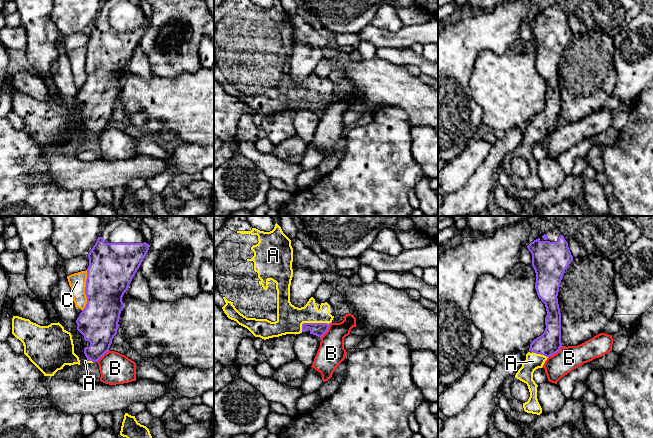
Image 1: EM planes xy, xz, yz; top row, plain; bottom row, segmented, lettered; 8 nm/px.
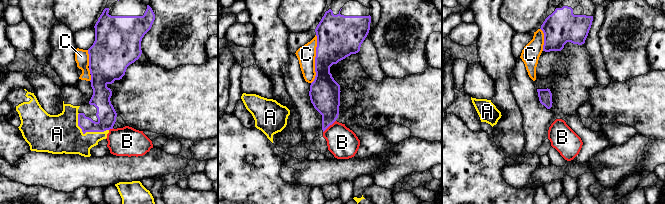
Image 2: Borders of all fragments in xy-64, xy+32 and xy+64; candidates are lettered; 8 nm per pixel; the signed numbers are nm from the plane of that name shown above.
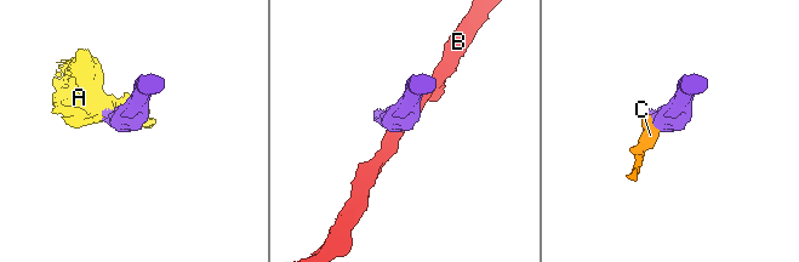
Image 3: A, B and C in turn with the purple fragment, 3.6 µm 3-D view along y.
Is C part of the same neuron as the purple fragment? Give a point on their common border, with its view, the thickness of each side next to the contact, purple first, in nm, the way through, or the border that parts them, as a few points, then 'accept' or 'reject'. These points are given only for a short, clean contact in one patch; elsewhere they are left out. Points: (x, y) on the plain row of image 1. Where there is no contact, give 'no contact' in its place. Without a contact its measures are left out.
xy (85, 66) | 360/140 nm | along xy (87, 46), (85, 63), (86, 81), (82, 86) | reject

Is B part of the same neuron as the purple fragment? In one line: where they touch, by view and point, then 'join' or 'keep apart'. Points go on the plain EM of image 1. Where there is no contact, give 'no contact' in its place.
xz (327, 105) | keep apart

